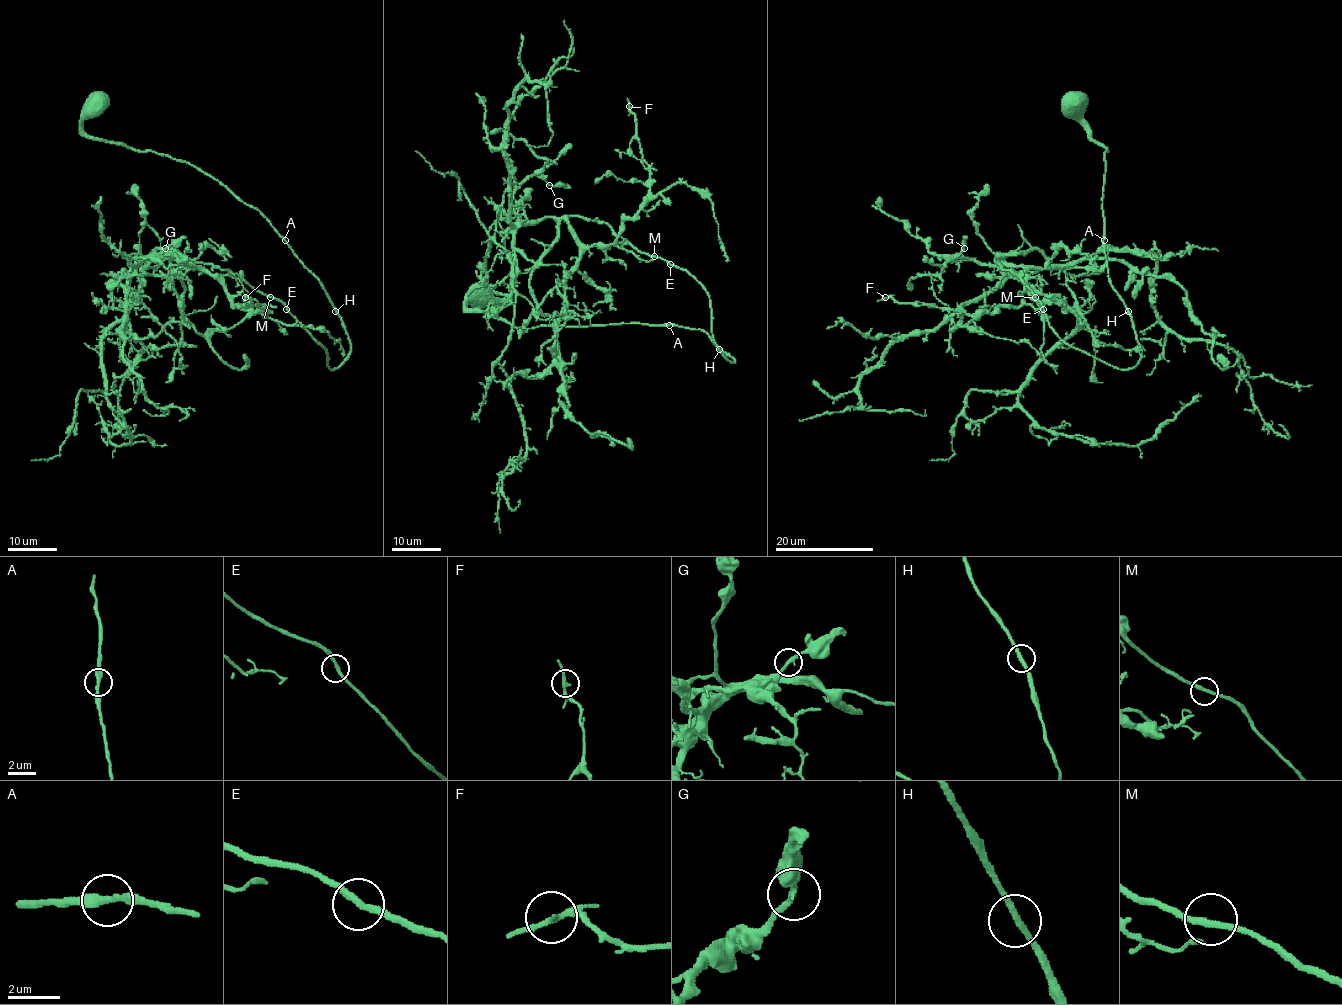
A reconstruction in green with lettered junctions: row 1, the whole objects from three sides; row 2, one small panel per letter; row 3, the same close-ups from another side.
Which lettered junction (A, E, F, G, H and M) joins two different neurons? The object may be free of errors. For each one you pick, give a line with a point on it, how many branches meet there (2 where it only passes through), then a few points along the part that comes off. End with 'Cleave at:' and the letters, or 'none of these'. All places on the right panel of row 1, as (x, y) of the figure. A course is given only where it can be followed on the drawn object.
Cleave at: none of these

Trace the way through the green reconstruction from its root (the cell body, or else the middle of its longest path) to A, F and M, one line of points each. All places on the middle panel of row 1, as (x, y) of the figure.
A: (477, 294), (467, 304), (469, 310), (505, 318), (521, 328), (616, 323), (669, 325)
F: (477, 294), (521, 328), (702, 329), (734, 362), (686, 270), (568, 228), (612, 244), (647, 196), (629, 106)
M: (477, 294), (469, 310), (521, 328), (648, 323), (702, 329), (733, 363), (713, 338), (706, 289), (654, 256)

